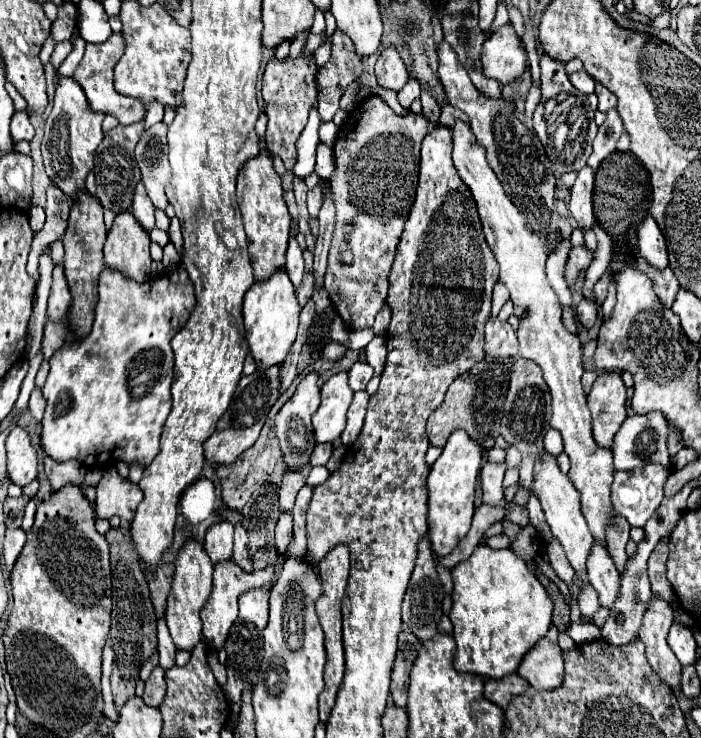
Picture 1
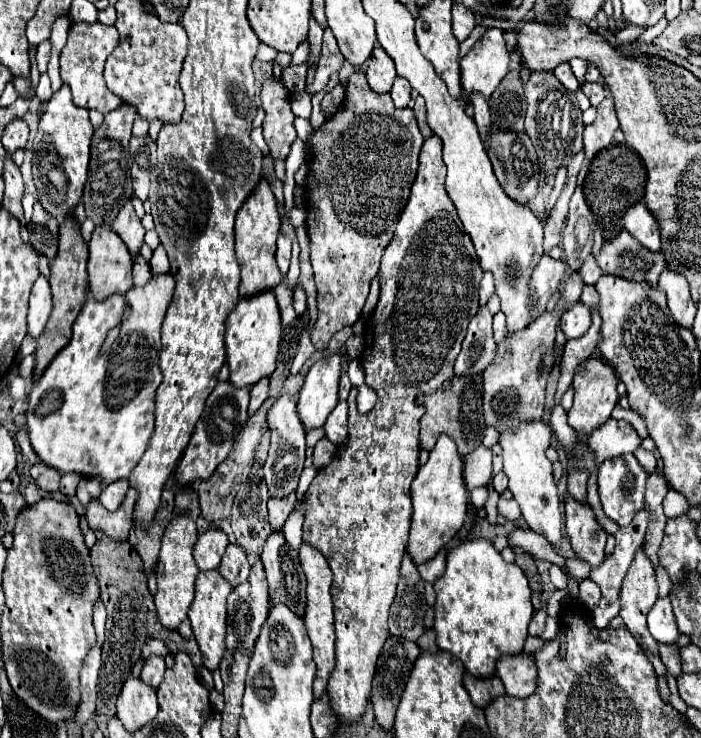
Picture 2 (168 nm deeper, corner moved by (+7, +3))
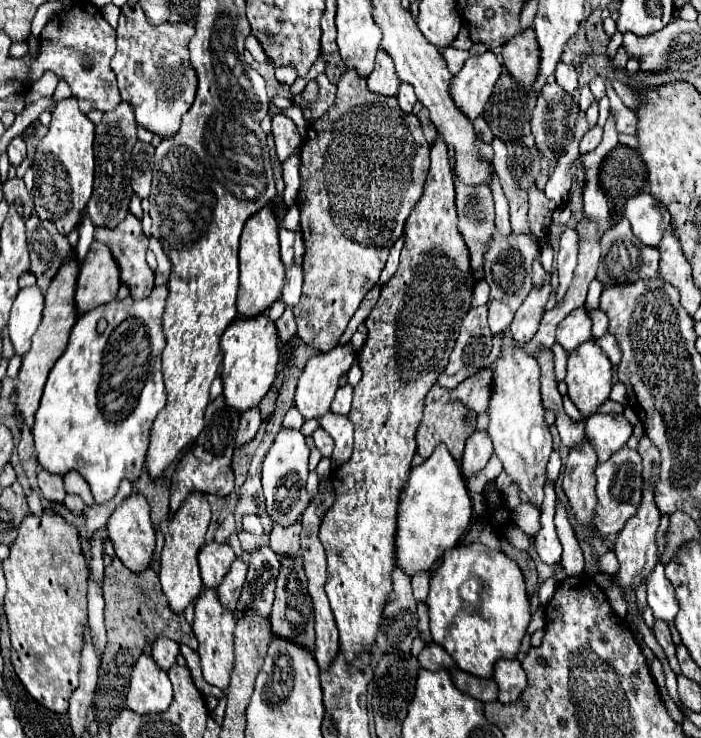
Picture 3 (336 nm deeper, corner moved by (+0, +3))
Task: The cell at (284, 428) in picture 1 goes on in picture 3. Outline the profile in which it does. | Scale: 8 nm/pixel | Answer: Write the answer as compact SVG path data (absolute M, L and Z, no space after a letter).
M282 429L276 435L276 441L270 447L262 465L262 487L266 497L266 511L274 523L292 525L302 517L308 505L308 493L306 493L308 455L310 455L310 449L300 429Z

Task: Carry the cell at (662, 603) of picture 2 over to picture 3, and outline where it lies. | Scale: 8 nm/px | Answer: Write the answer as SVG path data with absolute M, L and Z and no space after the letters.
M662 563L656 565L656 569L650 575L646 587L648 587L648 605L654 613L654 617L658 621L674 623L676 613L678 613L678 601L676 601L674 589L672 589L672 583L664 575L664 565Z

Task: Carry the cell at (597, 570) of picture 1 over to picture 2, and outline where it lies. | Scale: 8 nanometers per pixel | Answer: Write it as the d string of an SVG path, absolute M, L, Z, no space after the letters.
M563 495L565 503L565 525L571 539L571 547L579 559L589 561L591 567L599 567L605 561L605 539L607 533L599 525L593 509L587 501L577 501L573 495Z

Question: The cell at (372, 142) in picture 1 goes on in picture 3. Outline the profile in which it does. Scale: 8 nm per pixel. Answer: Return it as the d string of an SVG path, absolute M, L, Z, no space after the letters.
M348 69L340 81L338 81L338 91L336 91L336 105L328 109L326 115L322 115L320 119L312 121L308 125L308 135L302 143L300 149L300 191L298 191L298 207L300 207L300 225L302 225L302 235L304 235L304 245L306 245L306 255L304 255L304 287L302 287L302 299L300 303L294 307L294 317L296 317L296 325L298 325L298 335L302 337L302 341L318 351L330 351L338 345L340 335L344 333L346 325L350 323L352 315L356 313L360 301L366 297L366 293L378 283L380 271L388 259L388 251L390 247L402 237L404 231L404 223L408 219L408 215L412 213L414 205L418 203L418 199L422 197L422 189L424 189L424 181L426 181L426 173L430 167L430 145L424 139L424 133L420 129L420 121L416 115L412 113L404 113L398 107L396 97L384 97L378 93L372 93L366 87L366 77L360 77L356 71Z

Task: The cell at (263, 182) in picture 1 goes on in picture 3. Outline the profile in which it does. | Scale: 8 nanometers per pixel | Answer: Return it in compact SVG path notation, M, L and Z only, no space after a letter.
M266 205L254 213L242 231L240 237L240 291L238 291L238 315L254 317L264 313L280 295L284 285L284 265L280 261L278 245L278 221L272 211L272 205Z

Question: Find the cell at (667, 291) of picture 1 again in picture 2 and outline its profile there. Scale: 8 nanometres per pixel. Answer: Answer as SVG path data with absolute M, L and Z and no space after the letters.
M625 229L615 239L607 239L599 253L599 267L605 275L617 275L629 281L647 281L657 285L661 267L665 267L663 253L645 249Z

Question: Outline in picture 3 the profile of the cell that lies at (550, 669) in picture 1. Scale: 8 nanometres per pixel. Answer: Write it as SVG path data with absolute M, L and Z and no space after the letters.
M500 659L494 665L494 679L500 687L498 701L514 703L528 687L528 677L518 659Z

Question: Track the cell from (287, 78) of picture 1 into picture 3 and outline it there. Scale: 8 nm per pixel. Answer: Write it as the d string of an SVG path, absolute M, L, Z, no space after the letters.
M278 113L272 117L272 135L276 141L276 153L278 159L284 163L302 143L298 129L292 119L288 119L284 113Z

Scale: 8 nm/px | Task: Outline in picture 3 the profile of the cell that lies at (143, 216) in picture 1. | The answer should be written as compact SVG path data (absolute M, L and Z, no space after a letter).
M128 213L126 219L114 229L98 227L94 239L110 247L120 265L120 279L130 285L132 297L148 297L154 287L154 271L146 263L148 237L142 233L142 221Z

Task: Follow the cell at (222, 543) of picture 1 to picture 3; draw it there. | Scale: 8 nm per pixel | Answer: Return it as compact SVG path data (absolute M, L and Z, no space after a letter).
M216 541L206 543L198 553L200 575L202 575L204 585L218 587L234 559L236 559L236 555L228 543L216 543Z

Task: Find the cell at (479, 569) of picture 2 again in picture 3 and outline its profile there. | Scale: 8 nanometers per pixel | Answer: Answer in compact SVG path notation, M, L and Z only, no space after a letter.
M482 543L460 545L444 553L442 565L432 573L426 603L430 607L432 641L442 645L462 671L472 673L476 677L492 677L492 669L498 659L516 657L522 637L528 633L528 625L532 619L522 569L518 567L516 561L512 561L504 553L490 551Z

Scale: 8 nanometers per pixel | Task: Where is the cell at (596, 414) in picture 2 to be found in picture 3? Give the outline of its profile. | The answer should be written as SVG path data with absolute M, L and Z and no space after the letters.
M594 339L582 343L578 349L570 351L568 355L568 375L566 375L566 385L568 385L568 397L572 399L572 403L578 407L578 411L582 413L582 417L590 417L598 411L598 407L610 399L610 391L612 391L612 363L610 359L600 351L600 347L596 345Z

